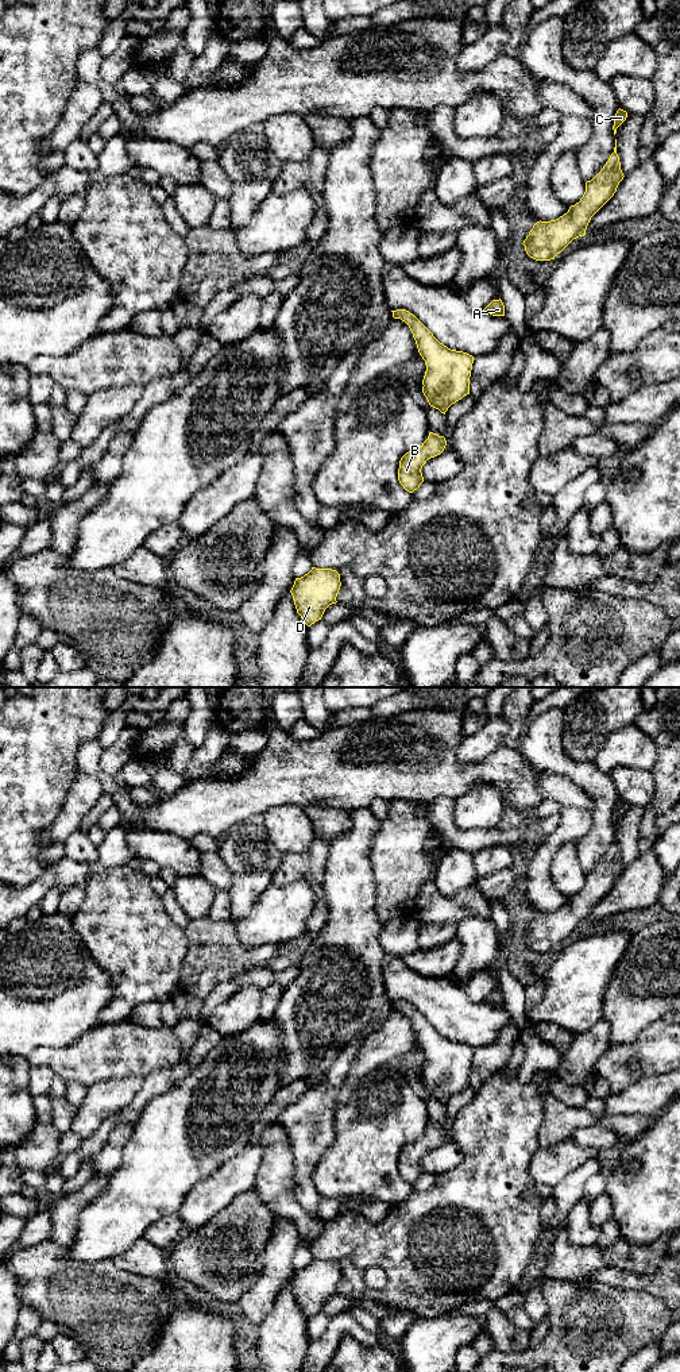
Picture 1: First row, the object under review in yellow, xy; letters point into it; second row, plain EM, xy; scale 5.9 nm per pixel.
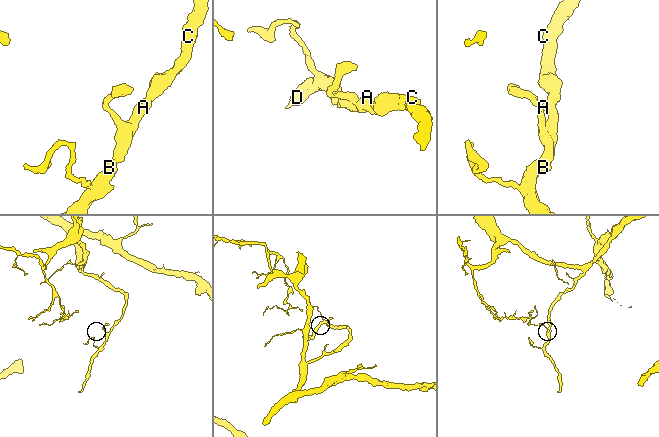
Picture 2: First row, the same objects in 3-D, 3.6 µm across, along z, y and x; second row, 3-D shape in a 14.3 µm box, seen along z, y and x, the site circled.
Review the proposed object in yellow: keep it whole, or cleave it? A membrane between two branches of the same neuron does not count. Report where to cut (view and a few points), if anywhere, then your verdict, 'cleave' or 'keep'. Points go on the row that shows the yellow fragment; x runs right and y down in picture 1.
no cut; keep

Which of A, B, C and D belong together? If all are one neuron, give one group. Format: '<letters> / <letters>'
A B C D

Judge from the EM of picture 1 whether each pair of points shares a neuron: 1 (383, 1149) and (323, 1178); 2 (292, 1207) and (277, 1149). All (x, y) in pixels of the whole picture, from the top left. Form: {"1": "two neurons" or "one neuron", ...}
{"1": "one neuron", "2": "one neuron"}

